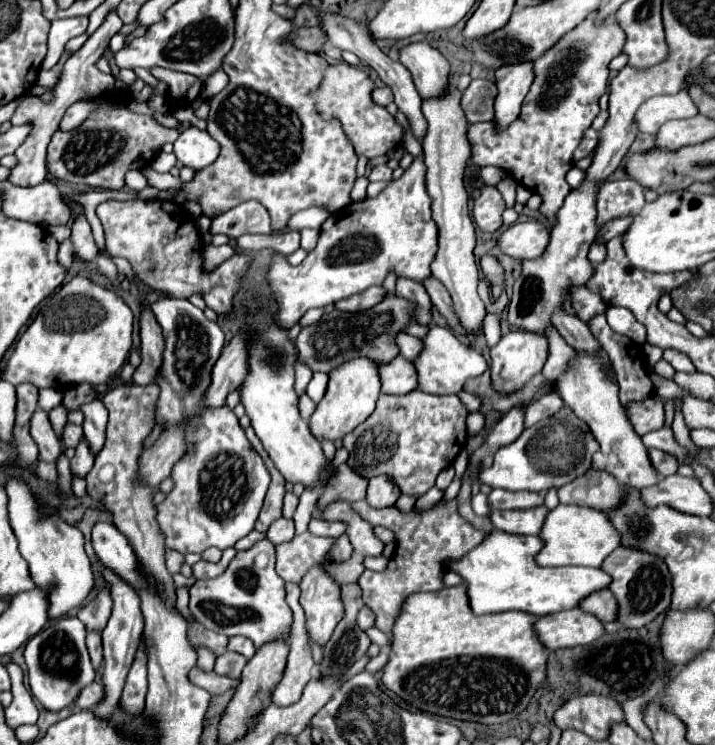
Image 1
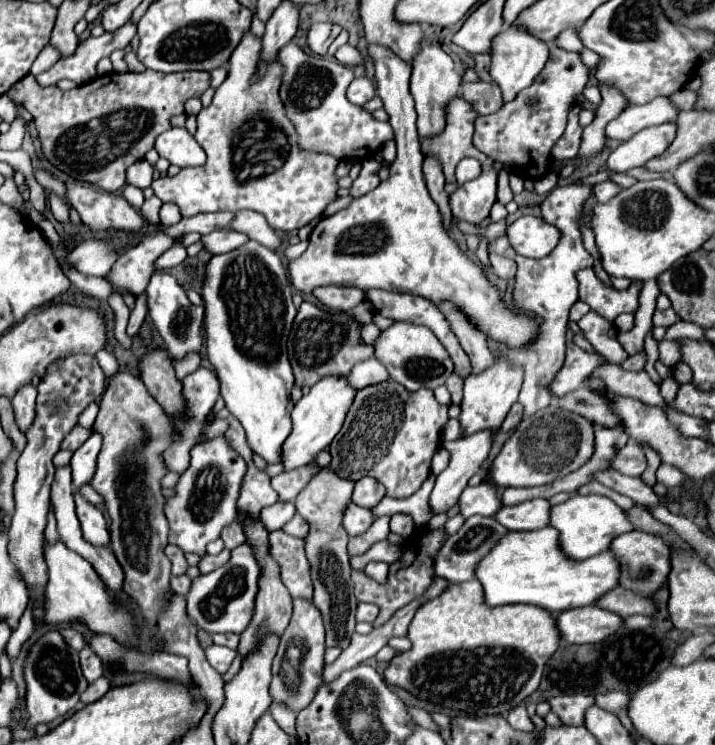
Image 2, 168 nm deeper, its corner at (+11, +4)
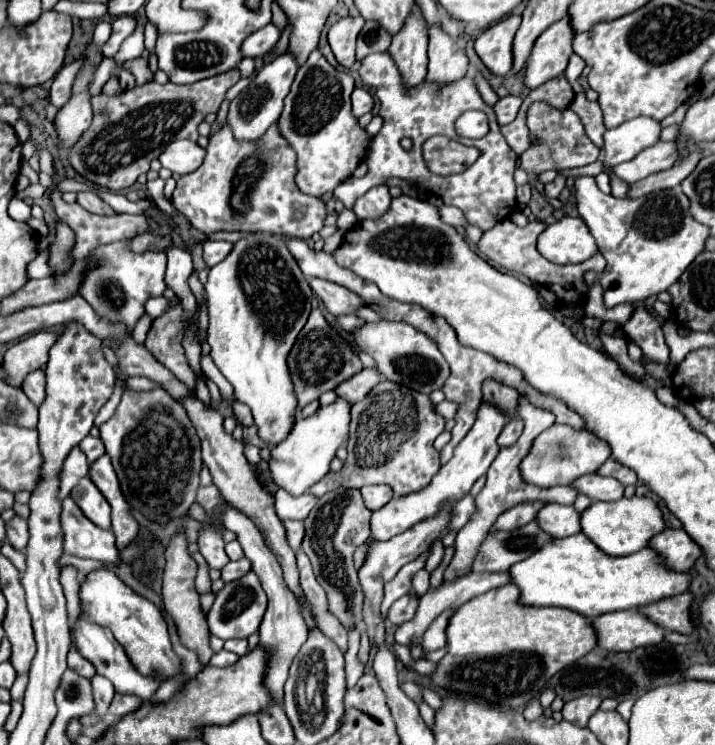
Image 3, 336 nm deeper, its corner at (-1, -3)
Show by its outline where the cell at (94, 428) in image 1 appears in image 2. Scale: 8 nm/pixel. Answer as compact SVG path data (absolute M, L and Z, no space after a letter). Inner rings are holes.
M92 433L88 443L84 443L72 455L70 469L72 469L74 487L82 487L82 485L88 485L92 481L92 475L96 471L96 457L98 457L98 451L100 451L100 443L102 443L102 437L98 433Z

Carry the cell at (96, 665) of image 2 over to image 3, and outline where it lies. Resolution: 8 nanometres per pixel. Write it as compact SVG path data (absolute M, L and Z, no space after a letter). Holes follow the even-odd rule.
M96 674L92 678L92 688L94 688L94 702L96 702L96 712L98 714L106 714L108 710L108 702L112 700L114 694L114 686L100 674Z

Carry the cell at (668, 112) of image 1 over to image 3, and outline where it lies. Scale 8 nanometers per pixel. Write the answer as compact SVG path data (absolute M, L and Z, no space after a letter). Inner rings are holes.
M640 116L632 118L632 122L624 122L604 134L602 160L608 166L616 166L624 160L630 160L640 150L656 144L660 140L662 124L654 118Z

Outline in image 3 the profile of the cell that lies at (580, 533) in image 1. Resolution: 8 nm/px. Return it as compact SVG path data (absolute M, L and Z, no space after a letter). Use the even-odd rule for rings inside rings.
M632 496L616 502L592 502L580 514L580 526L582 532L608 556L628 556L640 548L646 548L650 538L666 528L662 512L650 496Z

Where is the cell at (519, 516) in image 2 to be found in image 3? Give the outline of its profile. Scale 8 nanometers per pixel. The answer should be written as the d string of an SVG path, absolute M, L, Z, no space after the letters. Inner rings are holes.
M548 502L536 516L538 526L552 538L564 538L580 532L580 514L574 506Z

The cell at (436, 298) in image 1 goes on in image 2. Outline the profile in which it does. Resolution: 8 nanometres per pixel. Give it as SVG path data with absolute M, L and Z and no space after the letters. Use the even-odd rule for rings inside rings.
M444 301L444 303L440 303L438 309L446 315L448 323L452 325L454 335L458 337L460 345L468 353L468 357L472 361L472 373L476 375L476 373L488 369L494 363L494 355L488 349L486 337L480 331L476 331L476 327L468 319L464 319L464 315L460 311L456 311L452 303Z

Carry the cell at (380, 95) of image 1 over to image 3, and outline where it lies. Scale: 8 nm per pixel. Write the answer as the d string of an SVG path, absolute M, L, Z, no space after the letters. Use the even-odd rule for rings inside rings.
M356 88L356 90L352 92L352 112L354 112L354 116L360 118L362 114L372 112L372 108L374 108L374 98L372 98L370 90L366 90L366 88Z

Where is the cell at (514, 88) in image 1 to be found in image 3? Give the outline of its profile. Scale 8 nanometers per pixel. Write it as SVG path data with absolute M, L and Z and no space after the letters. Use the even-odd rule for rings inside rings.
M568 18L558 20L536 38L524 68L524 86L534 90L562 74L572 54L572 28Z

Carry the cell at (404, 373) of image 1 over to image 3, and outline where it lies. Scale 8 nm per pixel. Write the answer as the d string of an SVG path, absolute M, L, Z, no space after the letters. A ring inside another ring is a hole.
M376 366L364 368L362 372L354 374L350 380L342 382L342 384L336 388L336 394L354 404L354 402L360 402L362 398L366 398L366 394L370 394L372 388L374 388L376 384L380 384L382 380L384 380L384 376L378 372Z

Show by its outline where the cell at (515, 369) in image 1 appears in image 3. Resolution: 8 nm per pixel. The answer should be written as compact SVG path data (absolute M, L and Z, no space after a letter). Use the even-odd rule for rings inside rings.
M482 400L480 408L478 408L478 414L476 414L476 422L472 426L472 430L464 436L464 440L454 448L454 456L452 460L442 466L438 470L438 474L432 478L432 482L420 490L418 494L406 494L404 498L392 498L384 508L372 512L372 518L370 518L370 530L372 530L372 536L376 540L390 540L392 536L408 530L410 526L414 526L416 522L428 518L428 516L434 516L440 508L442 502L446 500L458 500L462 496L466 496L472 488L472 484L486 474L486 470L490 468L490 462L498 456L500 452L500 446L498 446L498 436L500 432L504 430L504 426L508 424L508 414L502 412L498 406Z

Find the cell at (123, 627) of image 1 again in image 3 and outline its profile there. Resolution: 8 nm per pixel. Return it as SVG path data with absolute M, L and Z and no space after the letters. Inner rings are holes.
M66 496L62 502L60 520L64 530L64 552L112 566L120 564L114 534L110 530L100 530L96 524L92 524L76 506L72 496Z

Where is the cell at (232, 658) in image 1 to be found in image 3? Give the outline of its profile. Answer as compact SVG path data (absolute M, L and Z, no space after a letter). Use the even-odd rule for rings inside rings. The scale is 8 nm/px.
M220 650L218 654L214 654L214 656L212 656L210 666L226 668L226 666L232 666L234 662L238 662L238 660L240 660L240 656L238 656L238 654L232 654L232 652L228 652L228 650Z

